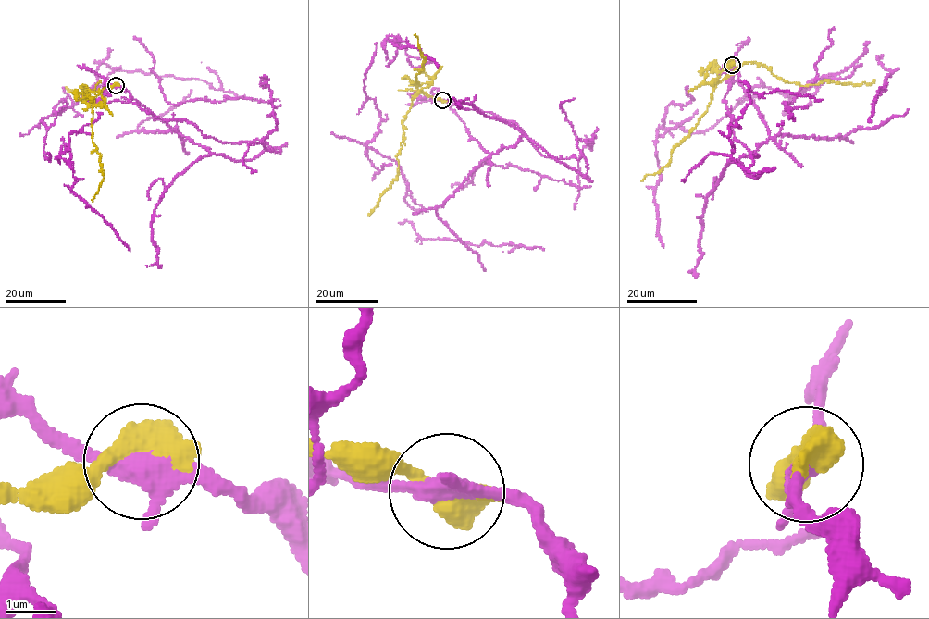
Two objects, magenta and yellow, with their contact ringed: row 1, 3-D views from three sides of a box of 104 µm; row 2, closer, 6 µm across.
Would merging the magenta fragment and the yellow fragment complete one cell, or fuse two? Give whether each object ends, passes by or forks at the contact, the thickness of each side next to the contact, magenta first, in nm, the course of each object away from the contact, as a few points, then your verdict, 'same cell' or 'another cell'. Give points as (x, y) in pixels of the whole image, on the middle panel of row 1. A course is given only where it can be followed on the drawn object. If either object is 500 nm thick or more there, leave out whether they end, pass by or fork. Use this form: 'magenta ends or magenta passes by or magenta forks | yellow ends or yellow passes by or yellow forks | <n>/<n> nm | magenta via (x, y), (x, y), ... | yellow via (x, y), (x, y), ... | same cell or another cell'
320/700 nm | magenta via (443, 100), (489, 154), (526, 136), (585, 176), (577, 139), (594, 135), (591, 149), (579, 156), (575, 209) | yellow via (442, 100), (414, 84), (429, 85), (412, 100), (402, 122), (397, 177), (369, 215) | another cell

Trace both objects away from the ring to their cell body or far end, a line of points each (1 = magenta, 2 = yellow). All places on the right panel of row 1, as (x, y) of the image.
1: (732, 65), (768, 129), (737, 161), (756, 178), (769, 170), (744, 169), (729, 138), (749, 91), (822, 99)
2: (732, 65), (718, 72), (712, 82), (754, 62), (786, 81), (801, 85), (825, 81), (860, 84), (874, 80)

